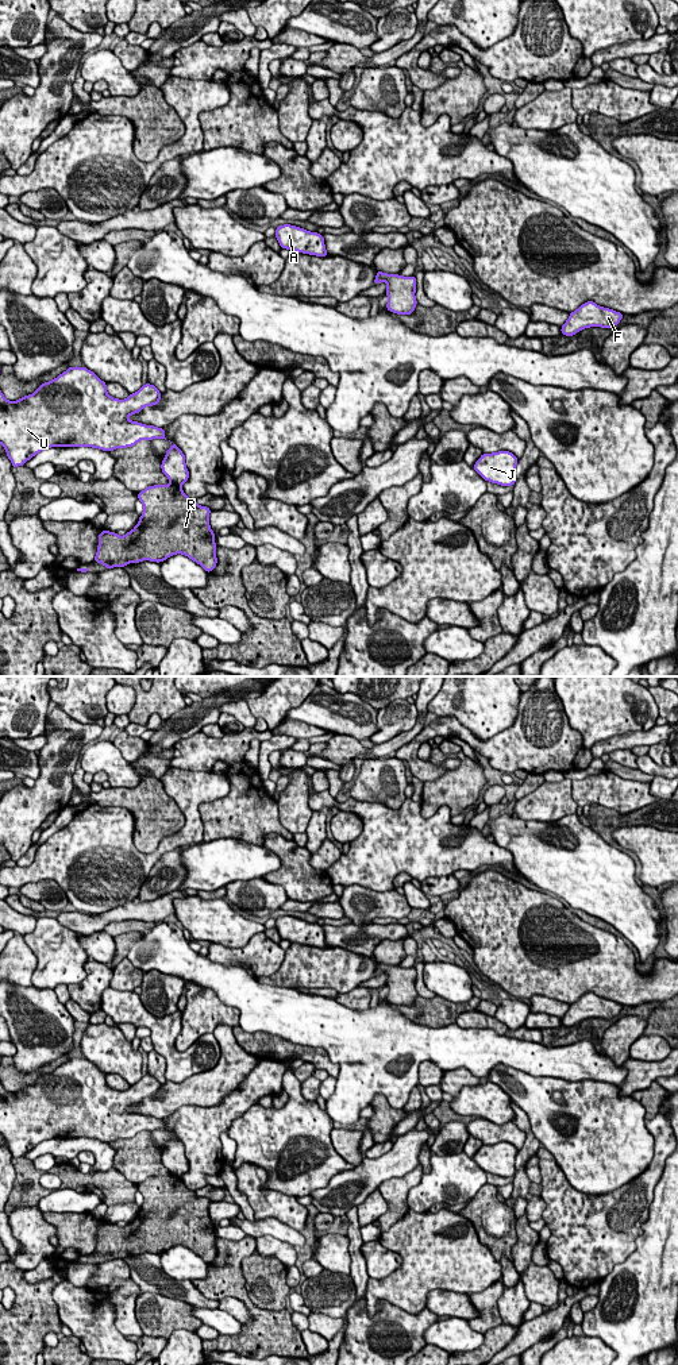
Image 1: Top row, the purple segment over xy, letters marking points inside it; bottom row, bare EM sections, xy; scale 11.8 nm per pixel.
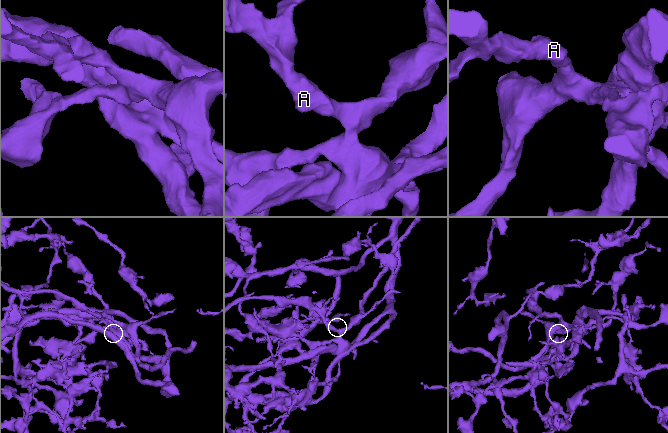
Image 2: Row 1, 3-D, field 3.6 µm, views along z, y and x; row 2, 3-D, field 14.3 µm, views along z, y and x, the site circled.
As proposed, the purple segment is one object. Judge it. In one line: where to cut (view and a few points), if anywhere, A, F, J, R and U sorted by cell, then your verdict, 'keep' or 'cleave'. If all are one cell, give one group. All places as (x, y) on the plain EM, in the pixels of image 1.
cut xy (170, 1173), (180, 1178); groups A F J U / R; cleave

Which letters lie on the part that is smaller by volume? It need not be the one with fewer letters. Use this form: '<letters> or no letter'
R

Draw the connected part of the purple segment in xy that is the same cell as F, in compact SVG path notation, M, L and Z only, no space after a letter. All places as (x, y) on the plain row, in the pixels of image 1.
M593 992L582 995L571 1003L566 1014L560 1018L562 1026L573 1027L589 1018L612 1019L619 1017L623 1005L597 996Z

